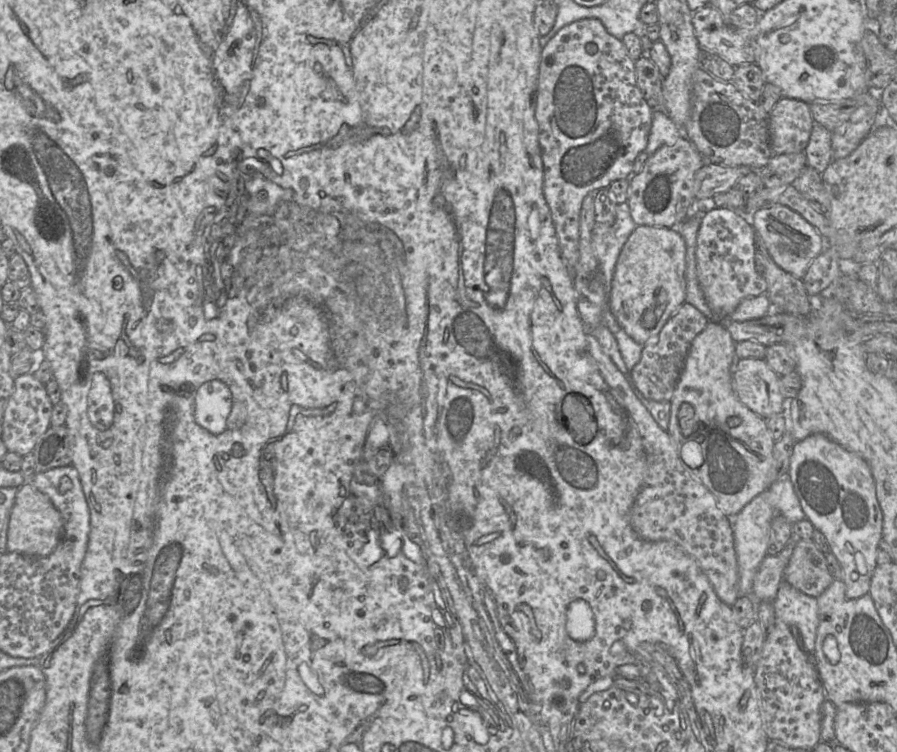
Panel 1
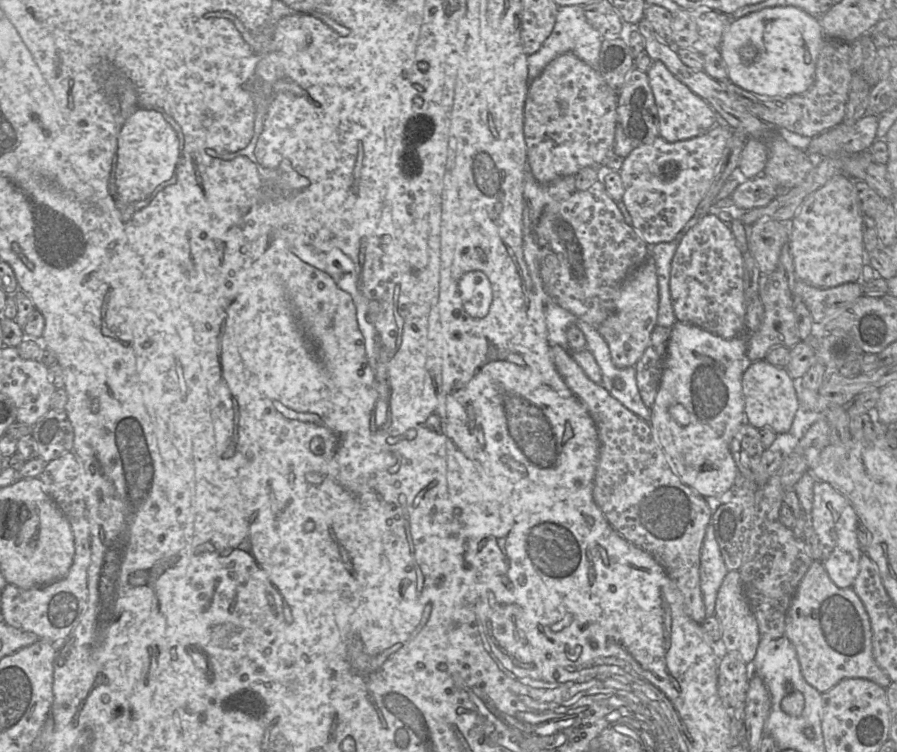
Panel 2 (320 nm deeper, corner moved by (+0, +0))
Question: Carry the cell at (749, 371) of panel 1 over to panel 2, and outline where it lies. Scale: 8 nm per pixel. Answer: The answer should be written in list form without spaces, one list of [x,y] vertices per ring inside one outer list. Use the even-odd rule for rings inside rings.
[[[766,359],[751,362],[743,373],[742,388],[745,398],[745,419],[756,427],[771,428],[777,434],[788,433],[793,423],[794,417],[800,407],[797,397],[798,381],[793,379],[786,368],[781,368],[770,364]]]

